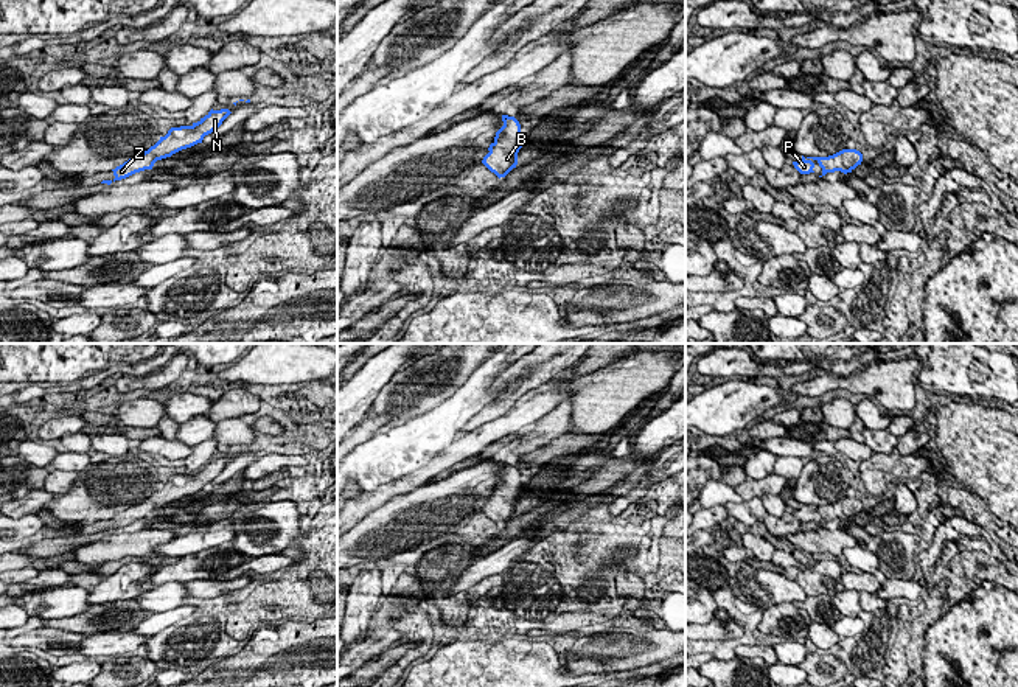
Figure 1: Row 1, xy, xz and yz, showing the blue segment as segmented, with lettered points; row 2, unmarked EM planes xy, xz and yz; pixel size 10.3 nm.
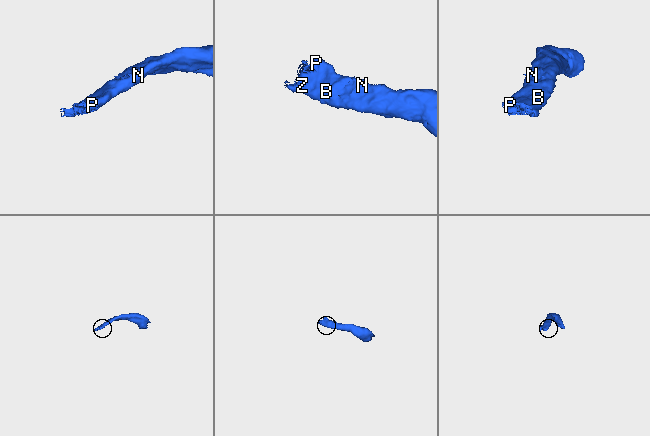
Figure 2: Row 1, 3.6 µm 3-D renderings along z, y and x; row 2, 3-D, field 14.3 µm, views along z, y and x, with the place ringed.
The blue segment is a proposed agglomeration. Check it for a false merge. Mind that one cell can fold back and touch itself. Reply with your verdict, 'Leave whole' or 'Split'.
Leave whole

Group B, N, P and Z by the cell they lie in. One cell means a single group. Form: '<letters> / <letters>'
B N P Z

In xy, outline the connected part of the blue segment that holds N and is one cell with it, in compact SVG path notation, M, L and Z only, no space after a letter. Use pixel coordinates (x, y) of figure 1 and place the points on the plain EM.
M211 457L204 466L191 474L171 476L168 482L160 485L160 488L148 499L112 518L115 524L113 528L103 528L101 532L110 533L112 530L126 527L135 521L152 518L157 508L171 505L182 497L202 491L204 485L218 477L230 462L228 457Z

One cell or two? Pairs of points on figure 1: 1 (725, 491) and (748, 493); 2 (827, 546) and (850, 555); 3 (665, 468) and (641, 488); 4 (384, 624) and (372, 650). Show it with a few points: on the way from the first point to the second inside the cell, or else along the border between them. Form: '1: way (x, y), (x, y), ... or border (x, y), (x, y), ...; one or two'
1: border (734, 488), (745, 501); two
2: border (857, 544), (844, 549), (841, 555); two
3: way (659, 471), (647, 482); one
4: way (380, 630), (380, 638), (375, 644); one

